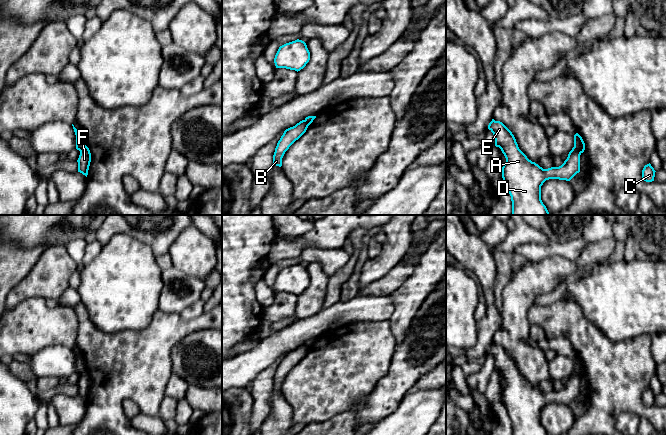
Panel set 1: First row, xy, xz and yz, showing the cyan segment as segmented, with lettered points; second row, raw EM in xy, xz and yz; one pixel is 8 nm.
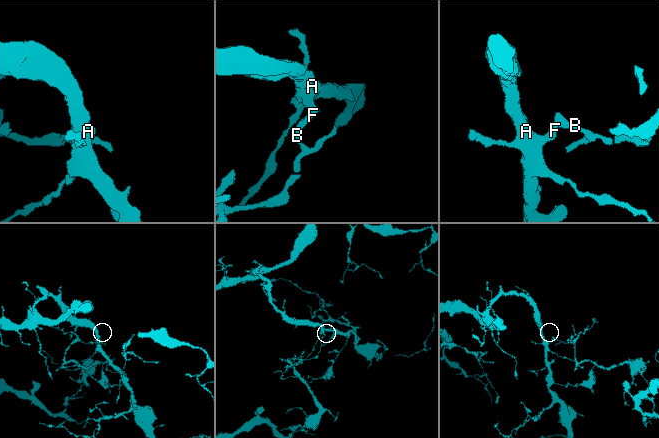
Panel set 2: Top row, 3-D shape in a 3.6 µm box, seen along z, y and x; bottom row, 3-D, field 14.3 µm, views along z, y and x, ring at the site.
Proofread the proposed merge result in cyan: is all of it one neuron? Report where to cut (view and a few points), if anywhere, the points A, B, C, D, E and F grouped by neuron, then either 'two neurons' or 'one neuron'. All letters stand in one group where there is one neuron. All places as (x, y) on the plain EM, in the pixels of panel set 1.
cut in yz along (574, 370), (581, 376); A D E F / B C; two neurons

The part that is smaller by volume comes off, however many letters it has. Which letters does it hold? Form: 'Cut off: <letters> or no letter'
Cut off: B, C

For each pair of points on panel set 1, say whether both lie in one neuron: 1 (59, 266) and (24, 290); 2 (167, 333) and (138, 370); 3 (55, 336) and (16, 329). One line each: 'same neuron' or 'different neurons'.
1: same neuron
2: same neuron
3: same neuron

